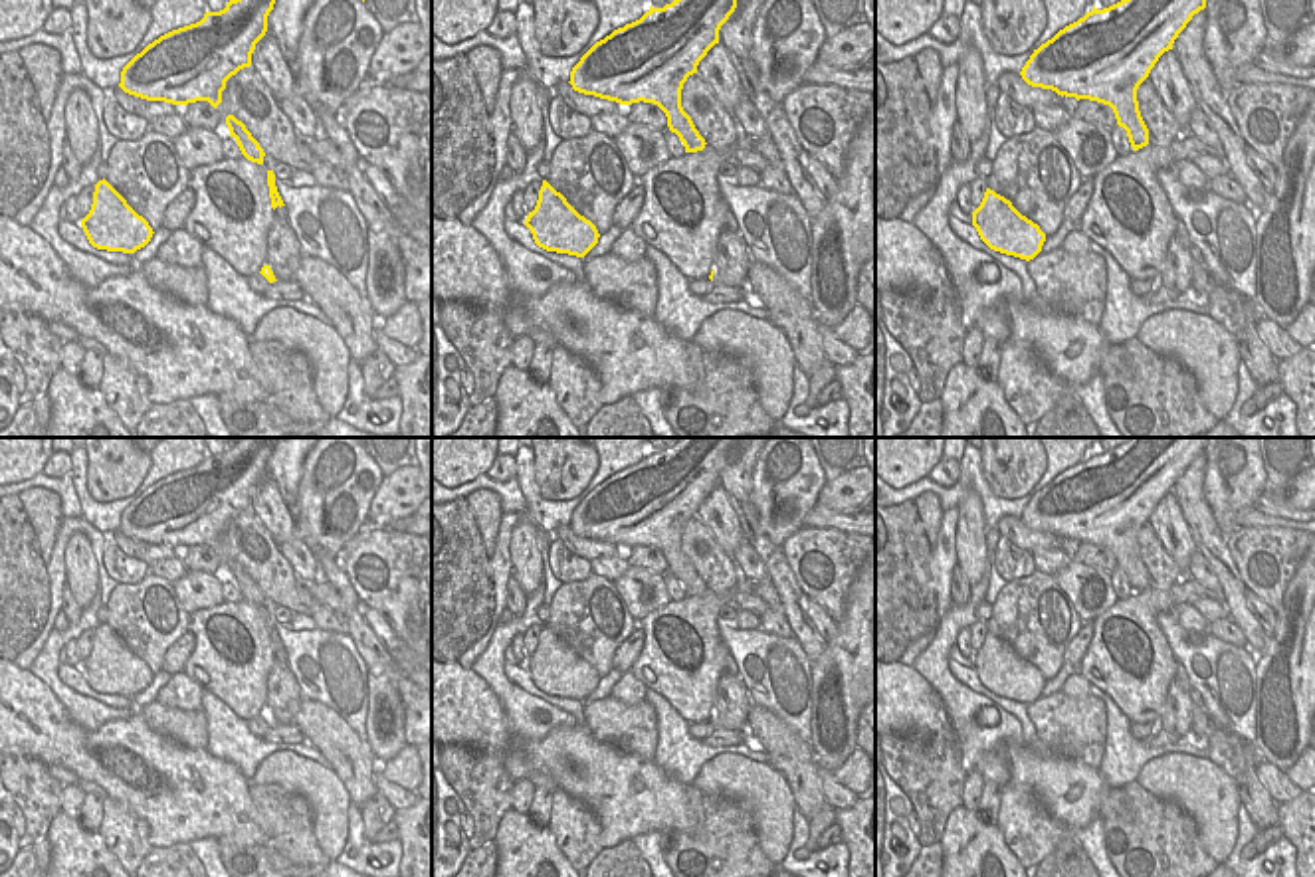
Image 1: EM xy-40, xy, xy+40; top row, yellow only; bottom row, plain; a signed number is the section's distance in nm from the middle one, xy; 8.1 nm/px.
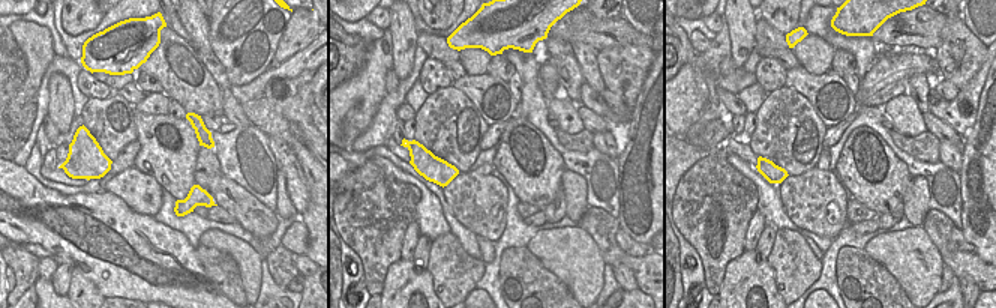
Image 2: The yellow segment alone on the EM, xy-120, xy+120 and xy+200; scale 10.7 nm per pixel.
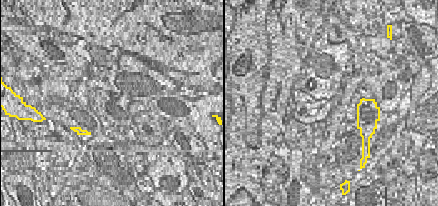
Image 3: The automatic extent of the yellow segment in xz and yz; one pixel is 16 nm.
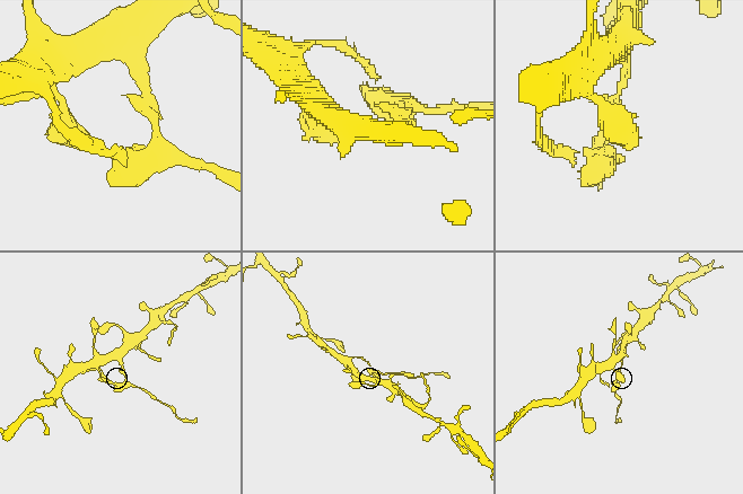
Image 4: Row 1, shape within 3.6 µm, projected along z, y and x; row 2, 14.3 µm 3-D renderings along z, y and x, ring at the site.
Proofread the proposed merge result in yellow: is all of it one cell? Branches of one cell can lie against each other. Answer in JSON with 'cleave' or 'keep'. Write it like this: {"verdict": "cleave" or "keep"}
{"verdict": "cleave"}

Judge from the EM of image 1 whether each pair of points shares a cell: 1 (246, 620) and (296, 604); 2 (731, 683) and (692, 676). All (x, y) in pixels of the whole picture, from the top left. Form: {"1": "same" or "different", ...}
{"1": "different", "2": "different"}

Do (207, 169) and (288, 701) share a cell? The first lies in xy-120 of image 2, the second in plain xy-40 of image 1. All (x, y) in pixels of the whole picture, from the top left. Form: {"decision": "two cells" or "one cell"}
{"decision": "one cell"}

